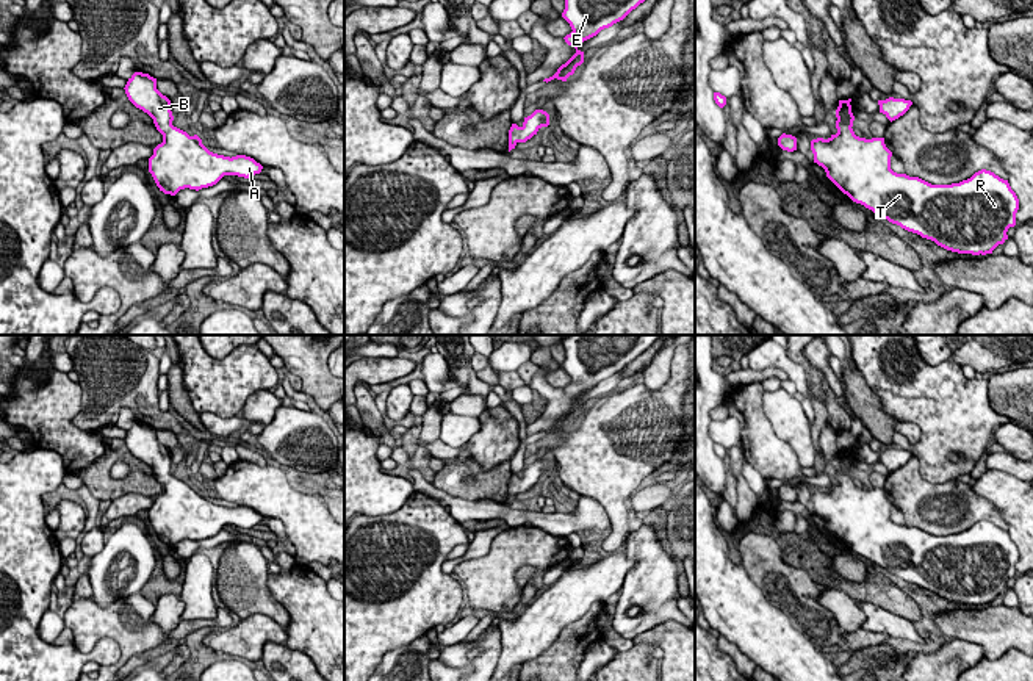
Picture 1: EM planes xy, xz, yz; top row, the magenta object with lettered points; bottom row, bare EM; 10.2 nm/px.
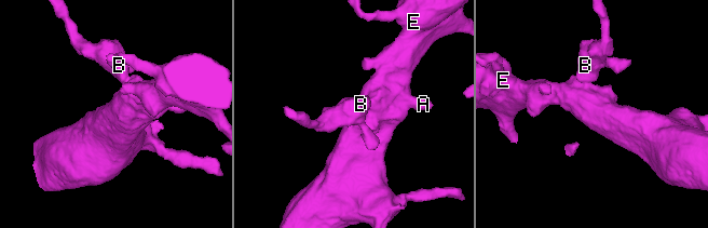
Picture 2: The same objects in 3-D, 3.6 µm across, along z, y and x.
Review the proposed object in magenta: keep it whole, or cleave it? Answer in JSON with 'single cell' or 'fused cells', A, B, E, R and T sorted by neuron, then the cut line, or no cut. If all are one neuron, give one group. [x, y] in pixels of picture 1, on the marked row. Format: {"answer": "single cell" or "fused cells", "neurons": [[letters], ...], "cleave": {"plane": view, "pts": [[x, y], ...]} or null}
{"answer": "single cell", "neurons": [["A", "B", "E", "R", "T"]], "cleave": null}

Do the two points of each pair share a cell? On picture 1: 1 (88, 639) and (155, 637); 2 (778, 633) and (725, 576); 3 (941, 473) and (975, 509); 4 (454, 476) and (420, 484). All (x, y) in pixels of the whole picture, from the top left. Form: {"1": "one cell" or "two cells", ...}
{"1": "one cell", "2": "one cell", "3": "two cells", "4": "two cells"}

